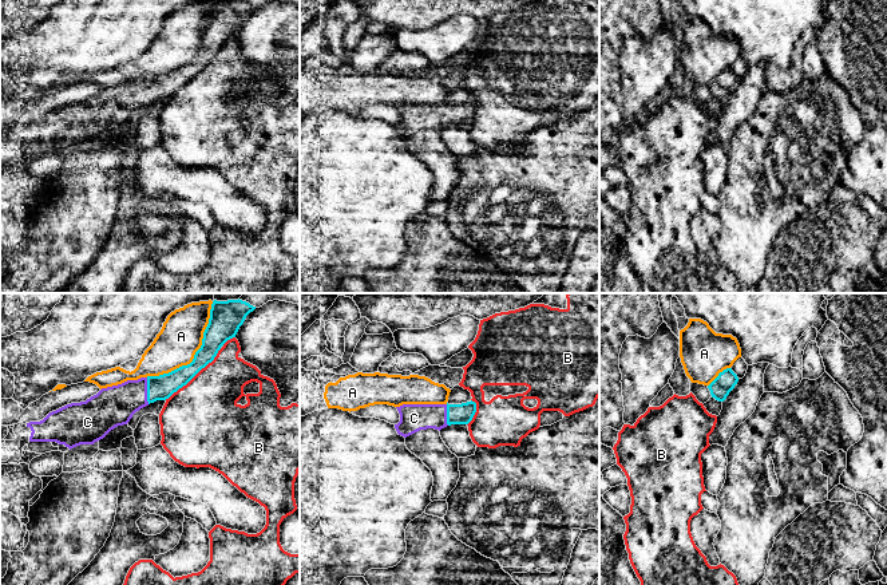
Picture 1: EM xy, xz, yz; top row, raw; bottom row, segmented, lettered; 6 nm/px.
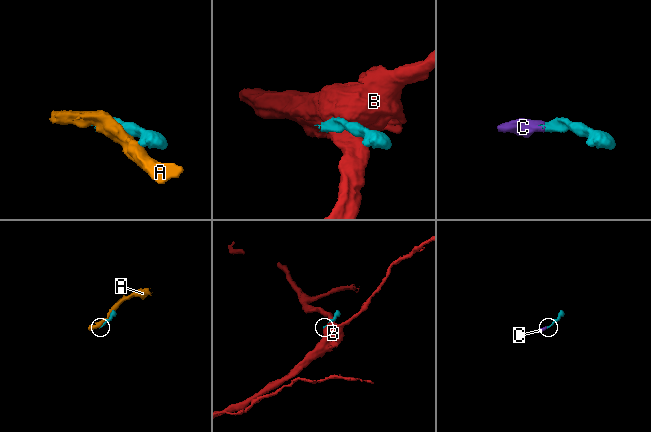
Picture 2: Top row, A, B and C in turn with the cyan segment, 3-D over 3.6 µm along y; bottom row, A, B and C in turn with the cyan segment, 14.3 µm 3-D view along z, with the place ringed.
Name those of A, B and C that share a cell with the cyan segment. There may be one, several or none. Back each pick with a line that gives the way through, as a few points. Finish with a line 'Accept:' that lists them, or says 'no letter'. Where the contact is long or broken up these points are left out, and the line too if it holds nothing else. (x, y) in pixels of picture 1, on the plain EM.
C: runs through xy (161, 87), (147, 91), (134, 94), (114, 106)
Accept: C

